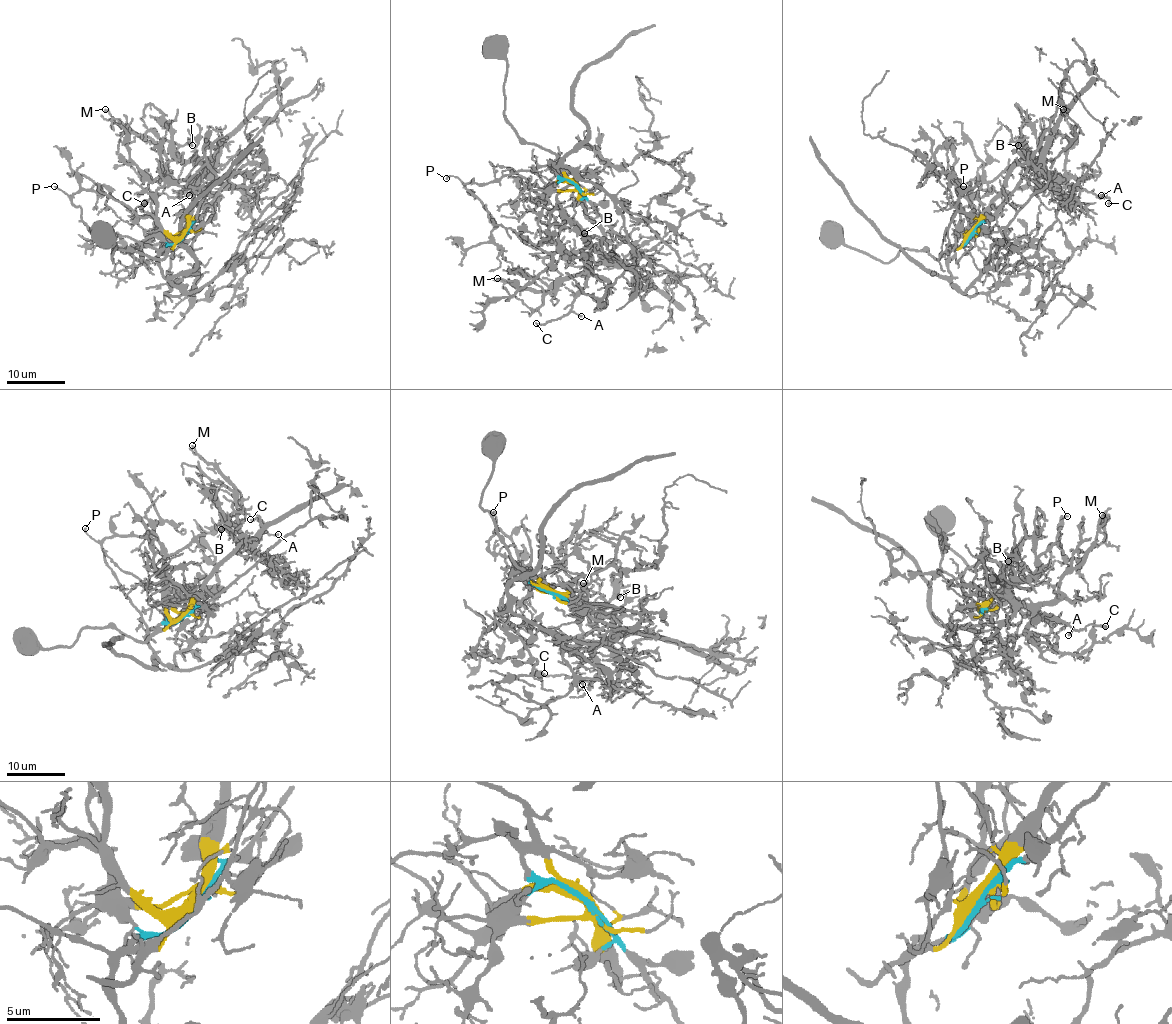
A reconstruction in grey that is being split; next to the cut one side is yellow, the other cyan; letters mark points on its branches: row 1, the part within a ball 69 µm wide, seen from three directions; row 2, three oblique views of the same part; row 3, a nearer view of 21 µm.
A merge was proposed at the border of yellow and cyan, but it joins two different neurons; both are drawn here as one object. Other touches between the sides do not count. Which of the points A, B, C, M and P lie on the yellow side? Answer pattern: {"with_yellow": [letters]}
{"with_yellow": ["A", "B", "C", "M"]}

